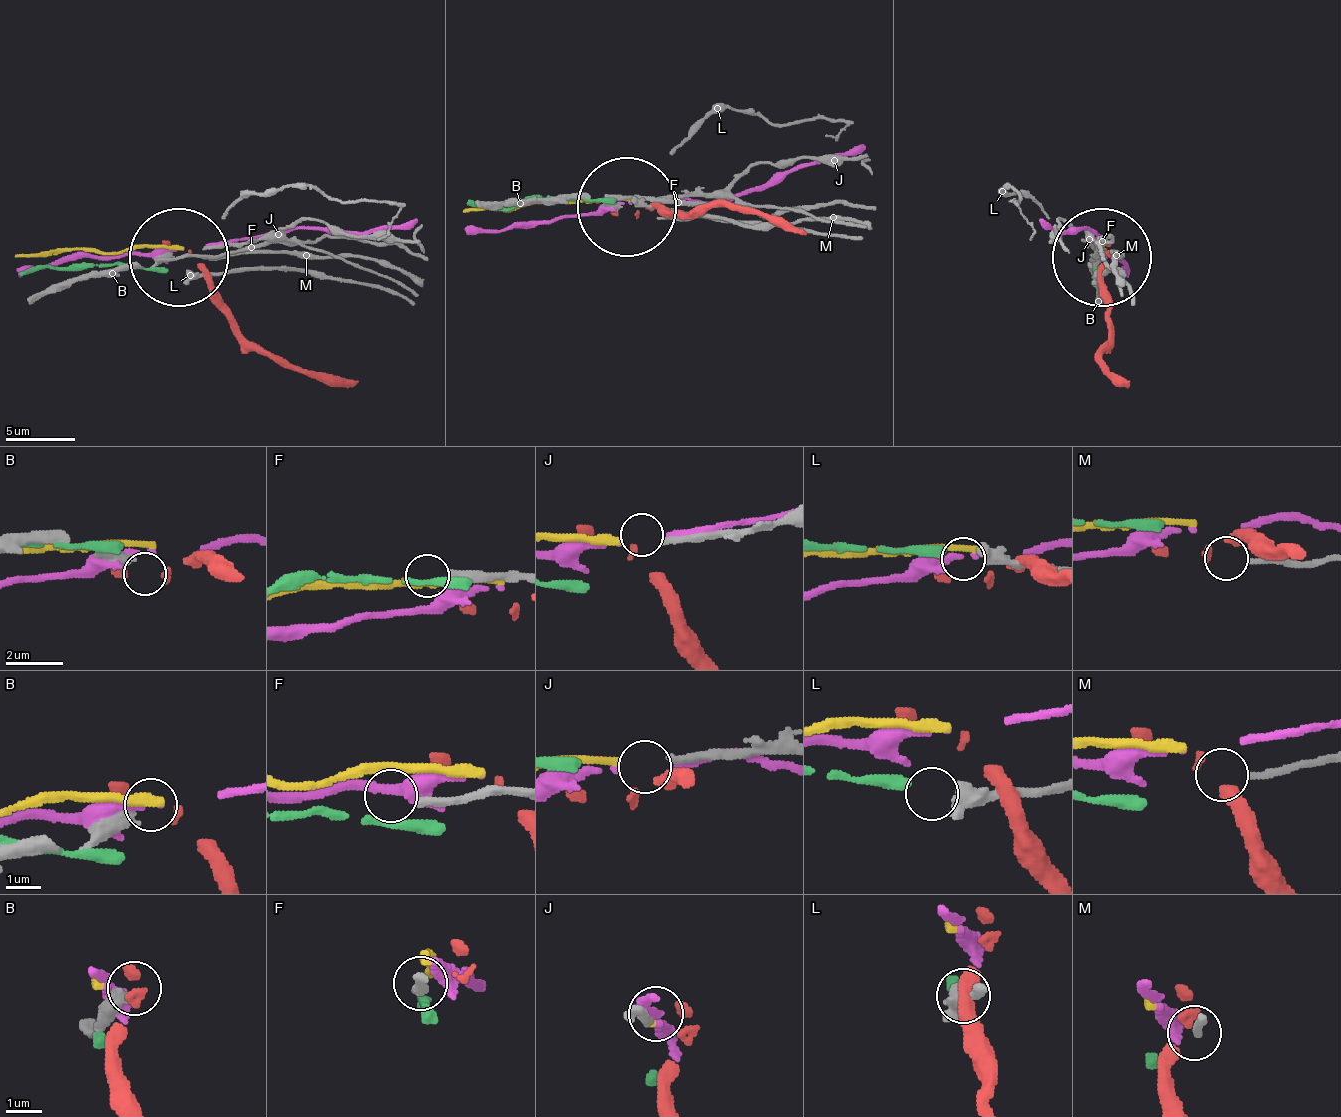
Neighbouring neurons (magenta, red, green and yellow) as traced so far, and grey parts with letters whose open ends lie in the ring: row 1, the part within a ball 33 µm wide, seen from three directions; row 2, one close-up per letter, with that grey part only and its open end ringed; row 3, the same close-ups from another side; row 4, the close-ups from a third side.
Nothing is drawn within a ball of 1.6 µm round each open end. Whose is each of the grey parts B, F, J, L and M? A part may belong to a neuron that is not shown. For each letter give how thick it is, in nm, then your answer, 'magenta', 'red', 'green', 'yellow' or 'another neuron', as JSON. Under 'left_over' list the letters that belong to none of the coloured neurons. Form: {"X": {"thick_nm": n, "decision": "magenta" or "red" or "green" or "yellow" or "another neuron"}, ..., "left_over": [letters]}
{"B": {"thick_nm": 440, "decision": "red"}, "F": {"thick_nm": 320, "decision": "another neuron"}, "J": {"thick_nm": 220, "decision": "yellow"}, "L": {"thick_nm": 550, "decision": "green"}, "M": {"thick_nm": 200, "decision": "another neuron"}, "left_over": ["F", "M"]}

